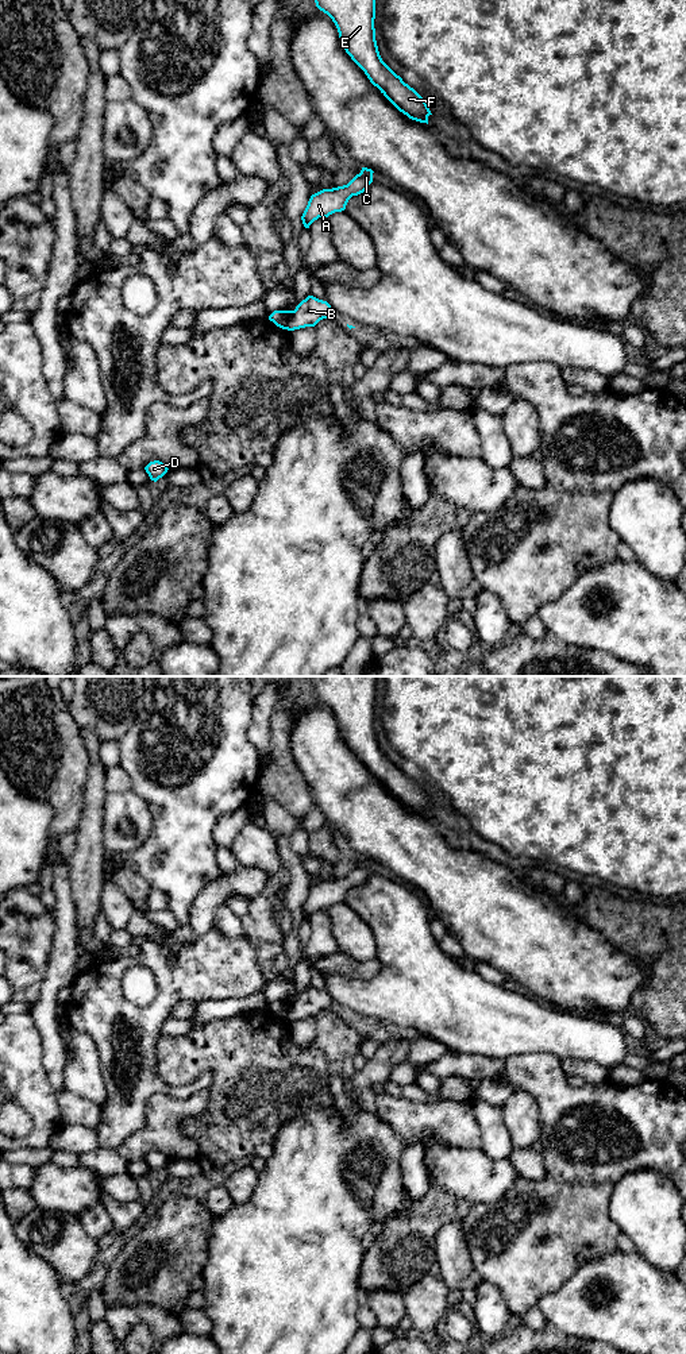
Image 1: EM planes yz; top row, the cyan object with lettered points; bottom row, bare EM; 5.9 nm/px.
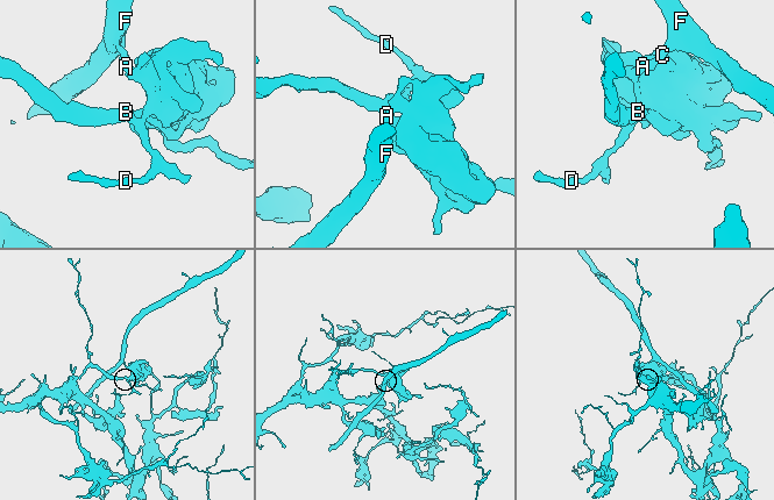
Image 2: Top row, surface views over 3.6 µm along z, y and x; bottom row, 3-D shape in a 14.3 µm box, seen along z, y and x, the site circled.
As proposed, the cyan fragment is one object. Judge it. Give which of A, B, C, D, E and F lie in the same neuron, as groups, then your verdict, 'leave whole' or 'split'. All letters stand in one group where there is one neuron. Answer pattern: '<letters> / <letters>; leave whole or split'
A C D E F / B; split

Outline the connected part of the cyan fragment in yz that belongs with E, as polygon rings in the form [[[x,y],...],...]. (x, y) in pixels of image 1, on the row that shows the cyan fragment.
[[[315,0],[335,23],[346,53],[370,82],[409,119],[427,123],[432,115],[425,100],[381,58],[375,40],[375,0]]]

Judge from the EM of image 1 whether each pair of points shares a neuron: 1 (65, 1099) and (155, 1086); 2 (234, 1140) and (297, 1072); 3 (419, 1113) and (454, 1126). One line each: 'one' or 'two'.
1: two
2: one
3: one

